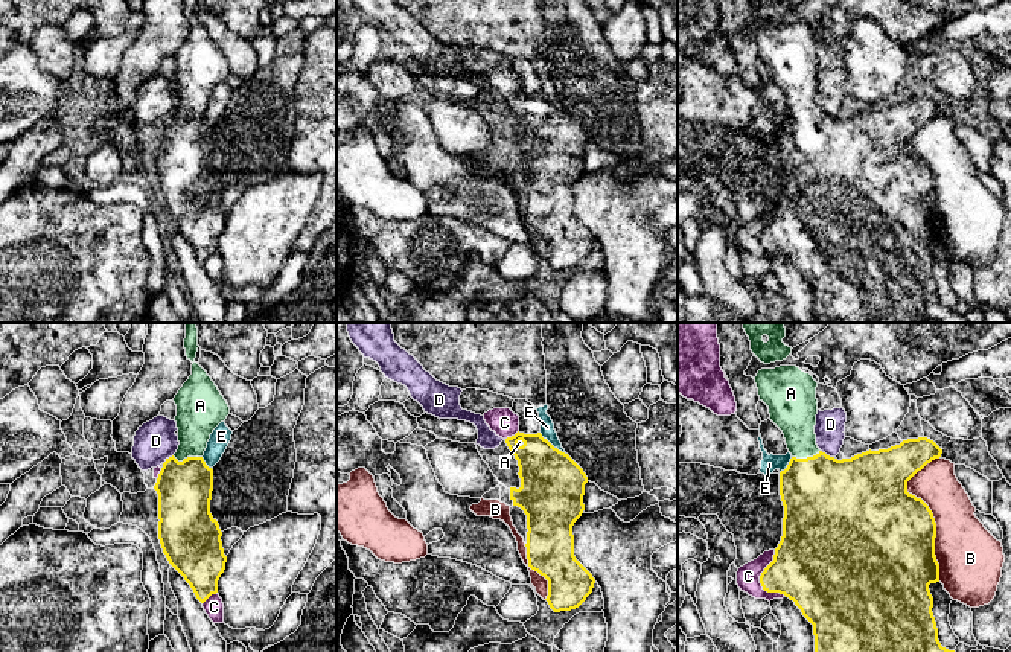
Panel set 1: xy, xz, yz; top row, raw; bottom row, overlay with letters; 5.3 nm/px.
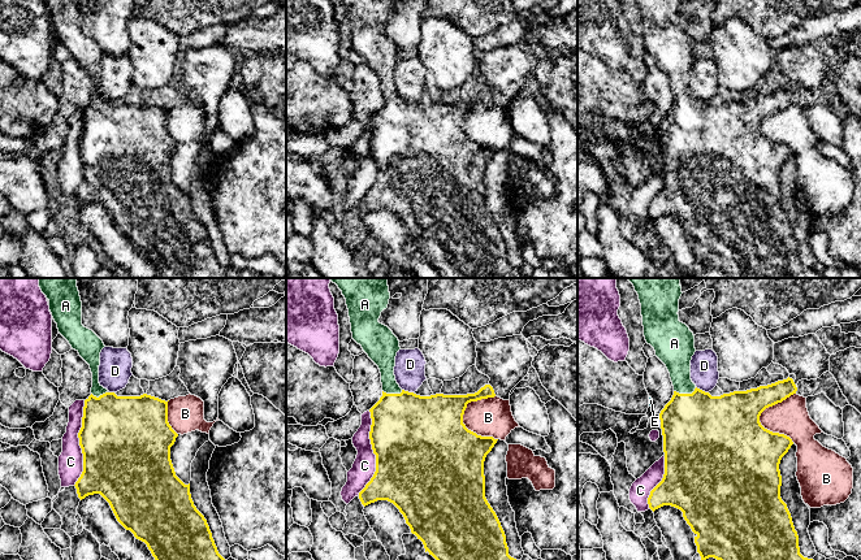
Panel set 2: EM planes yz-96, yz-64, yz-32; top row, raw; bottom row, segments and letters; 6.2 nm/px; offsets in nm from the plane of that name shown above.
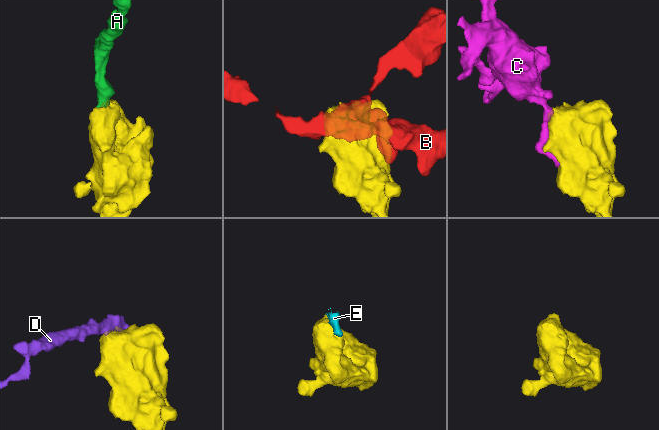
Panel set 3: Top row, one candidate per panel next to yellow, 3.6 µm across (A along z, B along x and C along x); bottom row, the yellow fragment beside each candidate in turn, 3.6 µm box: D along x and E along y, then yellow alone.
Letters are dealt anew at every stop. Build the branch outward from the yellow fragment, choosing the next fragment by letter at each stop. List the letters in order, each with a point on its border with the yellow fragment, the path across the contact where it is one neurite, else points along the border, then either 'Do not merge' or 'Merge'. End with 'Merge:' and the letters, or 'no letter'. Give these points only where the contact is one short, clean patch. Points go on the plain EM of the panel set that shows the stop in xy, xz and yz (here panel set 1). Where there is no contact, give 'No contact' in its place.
A: Touches yellow at yz (807, 116). Path across: yz (826, 159), (813, 143), (807, 116), (801, 102), (795, 70). Merge
B: Touches yellow at yz (932, 172). Do not merge
C: Touches yellow at yz (760, 239). Do not merge
D: Touches yellow at yz (826, 113). Boundary: yz (821, 108), (833, 116). Do not merge
E: Touches yellow at xz (550, 102). Boundary: xz (539, 90), (565, 113). Do not merge
Merge: A

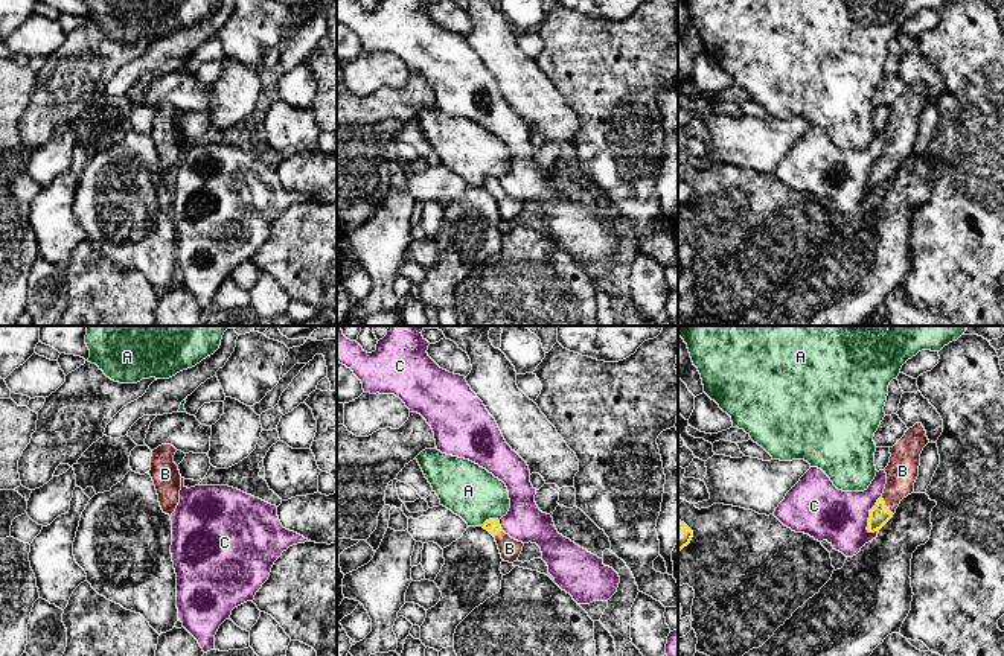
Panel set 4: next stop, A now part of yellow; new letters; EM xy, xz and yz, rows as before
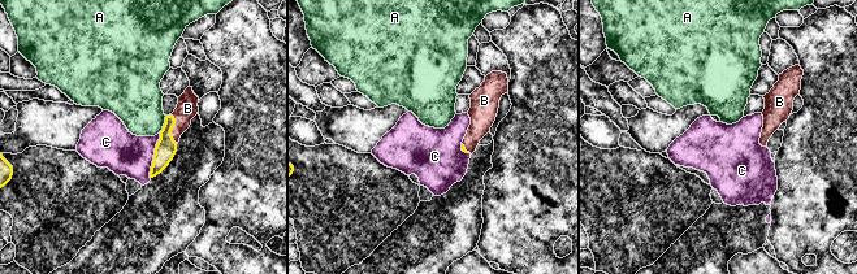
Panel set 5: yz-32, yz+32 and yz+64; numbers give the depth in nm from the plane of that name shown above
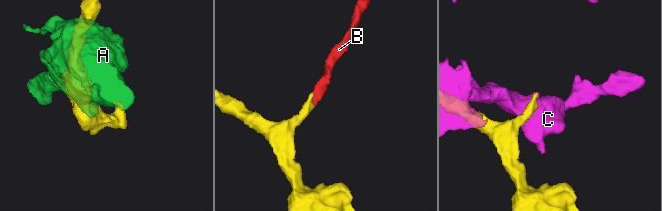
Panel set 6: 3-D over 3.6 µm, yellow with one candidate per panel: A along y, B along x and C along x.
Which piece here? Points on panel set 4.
A: Touches yellow at xz (489, 178). Do not merge
B: Touches yellow at yz (884, 165). Path across: yz (879, 174), (884, 165), (899, 145), (902, 130). Merge
C: Touches yellow at yz (870, 174). Do not merge
Merge: B

